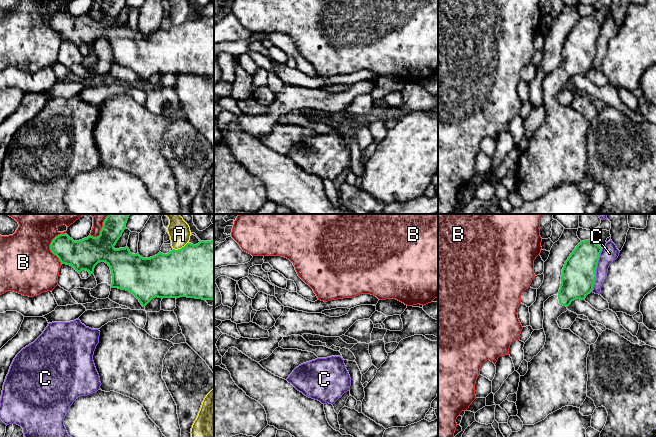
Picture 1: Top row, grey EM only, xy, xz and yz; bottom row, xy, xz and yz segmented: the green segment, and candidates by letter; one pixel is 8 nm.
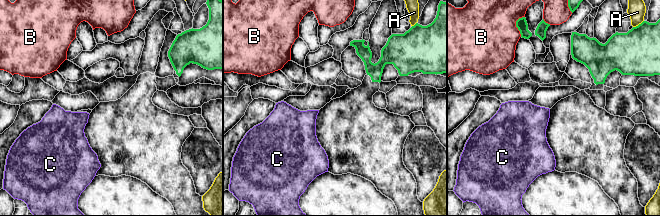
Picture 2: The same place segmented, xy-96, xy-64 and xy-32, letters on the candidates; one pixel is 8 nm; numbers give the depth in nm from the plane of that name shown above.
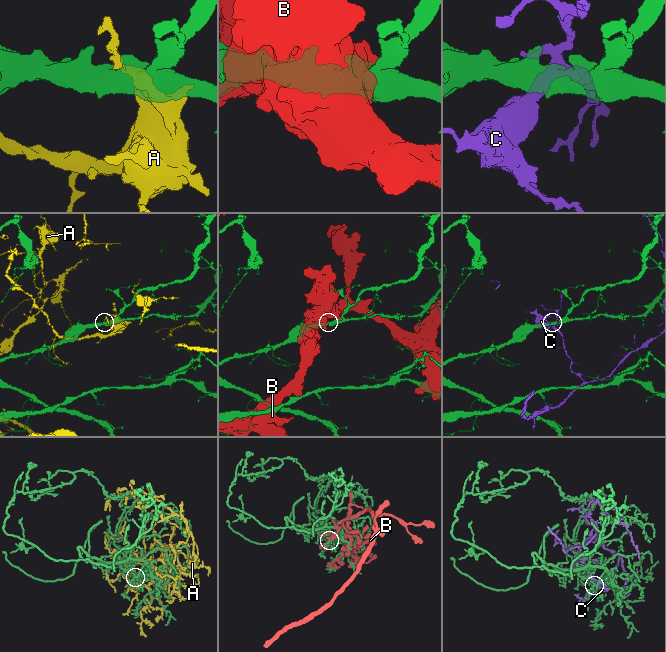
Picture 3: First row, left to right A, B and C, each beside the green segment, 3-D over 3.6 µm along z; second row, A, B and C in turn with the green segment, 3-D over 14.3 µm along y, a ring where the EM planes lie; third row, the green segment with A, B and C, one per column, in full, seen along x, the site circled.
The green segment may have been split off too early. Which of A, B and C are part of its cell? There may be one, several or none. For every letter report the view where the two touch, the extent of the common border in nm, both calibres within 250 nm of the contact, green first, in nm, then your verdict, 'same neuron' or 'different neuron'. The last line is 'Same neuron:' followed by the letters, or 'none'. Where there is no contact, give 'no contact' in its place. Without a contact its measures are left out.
A: meets green in xy; contact 140 nm long; 440 nm thick on the green side, 180 nm on the other; different neuron
B: meets green in xy; contact 260 nm long; 220 nm thick on the green side, 440 nm on the other; different neuron
C: meets green in yz; contact 360 nm long; 280 nm thick on the green side, 140 nm on the other; different neuron
Same neuron: none

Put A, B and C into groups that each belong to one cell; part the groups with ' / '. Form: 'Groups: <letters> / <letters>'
Groups: A / B / C

